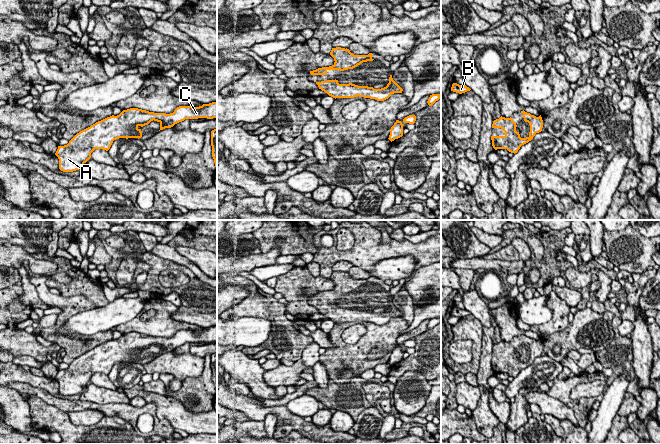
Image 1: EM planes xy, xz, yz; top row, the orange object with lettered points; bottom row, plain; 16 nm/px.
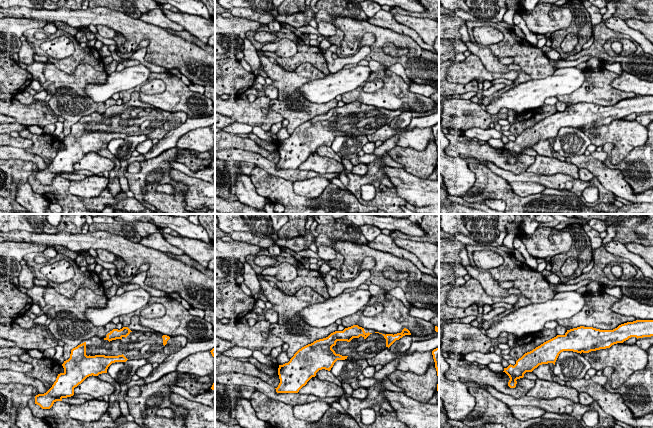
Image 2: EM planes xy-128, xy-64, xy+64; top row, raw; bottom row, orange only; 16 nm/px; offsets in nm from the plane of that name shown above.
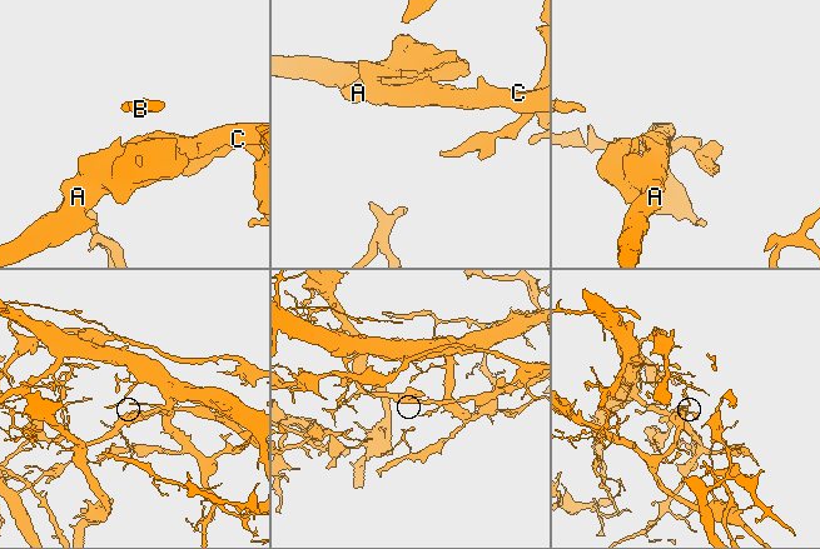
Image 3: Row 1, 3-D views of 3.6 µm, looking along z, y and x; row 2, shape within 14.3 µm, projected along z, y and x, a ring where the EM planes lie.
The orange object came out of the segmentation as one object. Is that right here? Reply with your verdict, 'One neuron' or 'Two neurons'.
One neuron

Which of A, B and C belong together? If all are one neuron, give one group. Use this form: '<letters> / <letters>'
A B C

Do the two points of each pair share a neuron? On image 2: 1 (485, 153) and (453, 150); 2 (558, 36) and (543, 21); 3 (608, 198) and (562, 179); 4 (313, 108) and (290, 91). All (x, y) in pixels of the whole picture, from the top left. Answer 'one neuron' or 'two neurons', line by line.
1: one neuron
2: two neurons
3: one neuron
4: one neuron

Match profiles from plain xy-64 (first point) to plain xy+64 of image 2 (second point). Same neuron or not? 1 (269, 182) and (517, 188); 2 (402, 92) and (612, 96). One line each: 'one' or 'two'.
1: two
2: one

